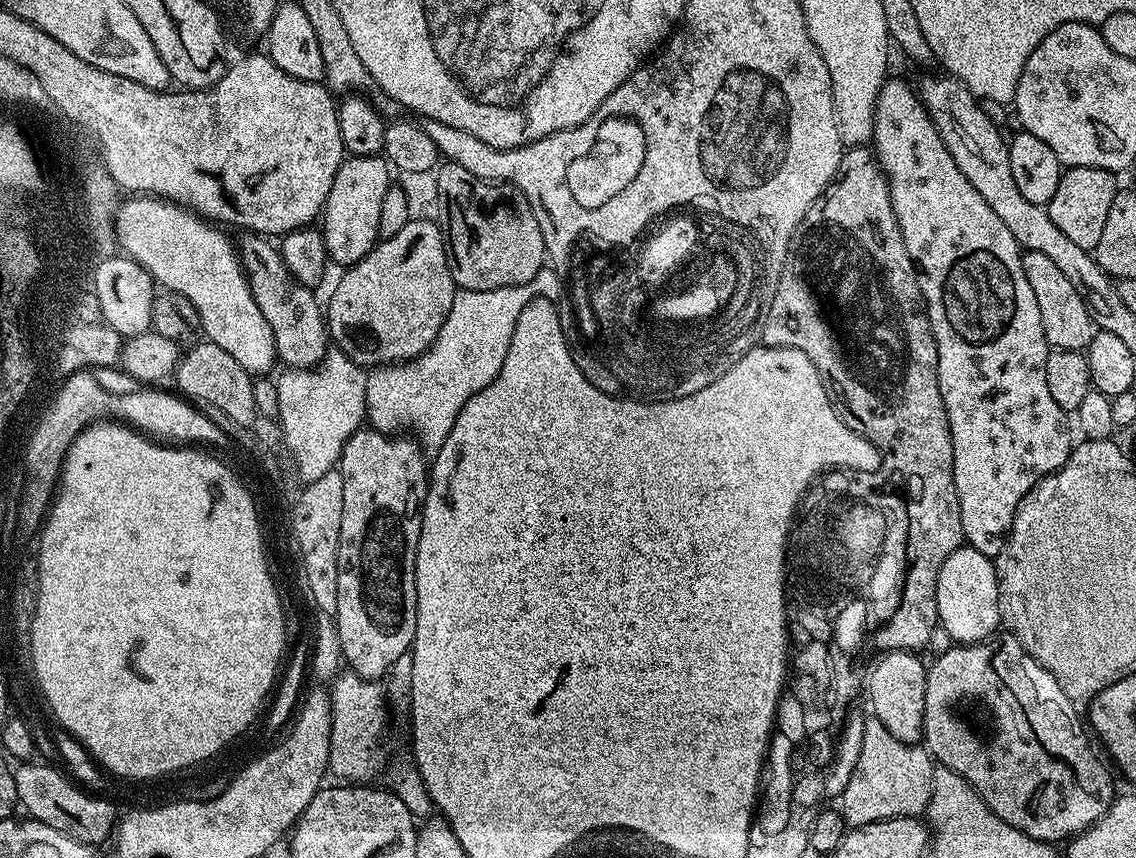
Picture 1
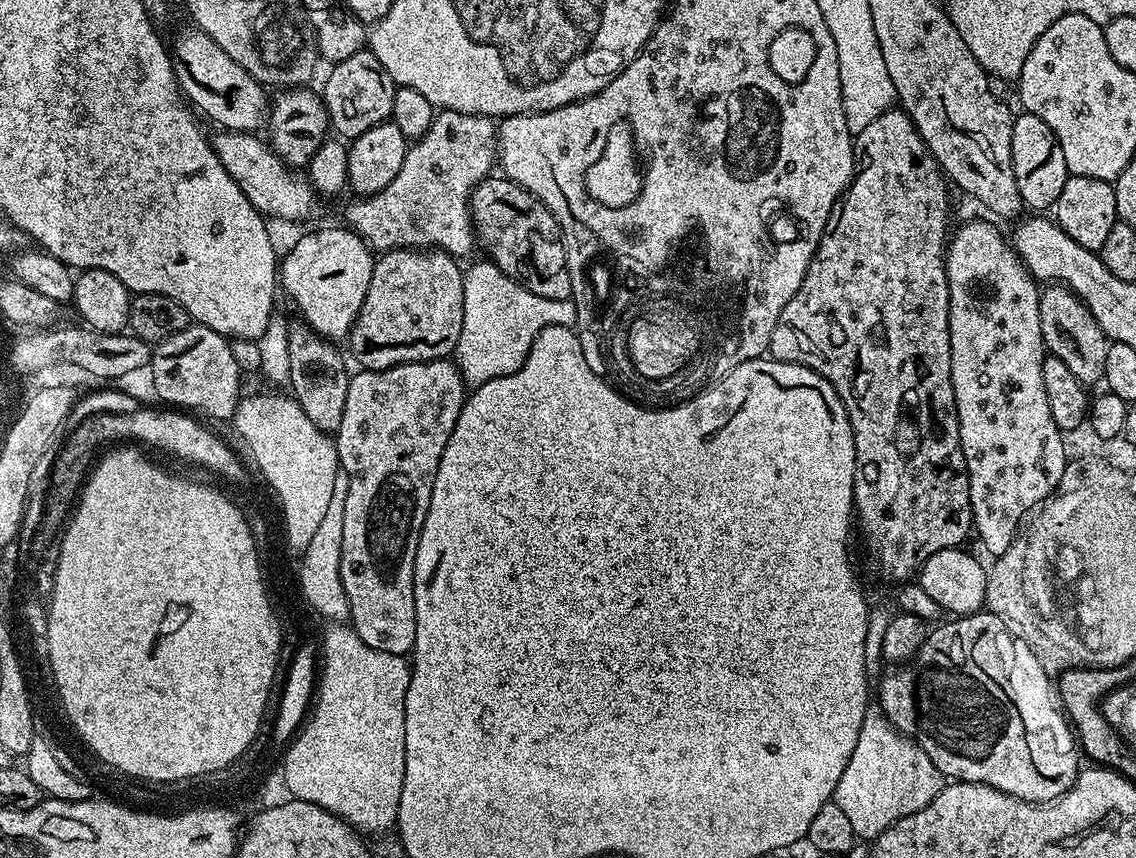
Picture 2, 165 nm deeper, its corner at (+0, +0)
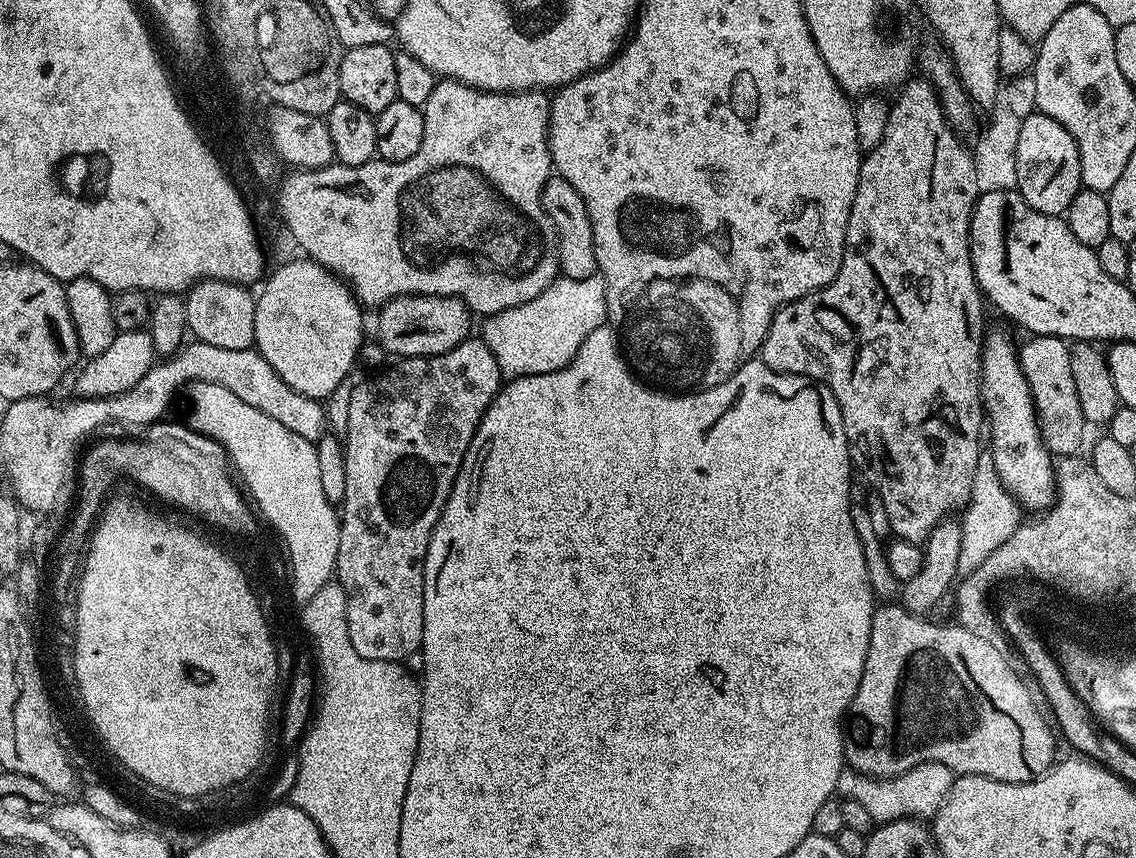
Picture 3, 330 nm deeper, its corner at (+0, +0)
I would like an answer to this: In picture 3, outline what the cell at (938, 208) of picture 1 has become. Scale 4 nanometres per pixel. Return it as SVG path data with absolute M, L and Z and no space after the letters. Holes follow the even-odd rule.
M989 331L980 350L980 397L984 400L986 424L992 428L990 453L998 478L1021 509L1043 513L1056 499L1054 457L1044 444L1036 423L1030 386L1022 374L1017 345L1008 336Z

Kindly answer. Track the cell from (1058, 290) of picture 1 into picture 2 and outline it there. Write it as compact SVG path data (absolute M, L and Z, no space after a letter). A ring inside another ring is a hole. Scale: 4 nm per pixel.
M1052 282L1047 285L1040 293L1040 321L1042 322L1042 338L1044 347L1051 355L1062 358L1066 366L1070 369L1070 374L1078 378L1081 384L1091 386L1092 383L1103 381L1104 371L1106 370L1106 350L1110 343L1108 335L1098 326L1094 314L1084 303L1068 289L1063 283Z

